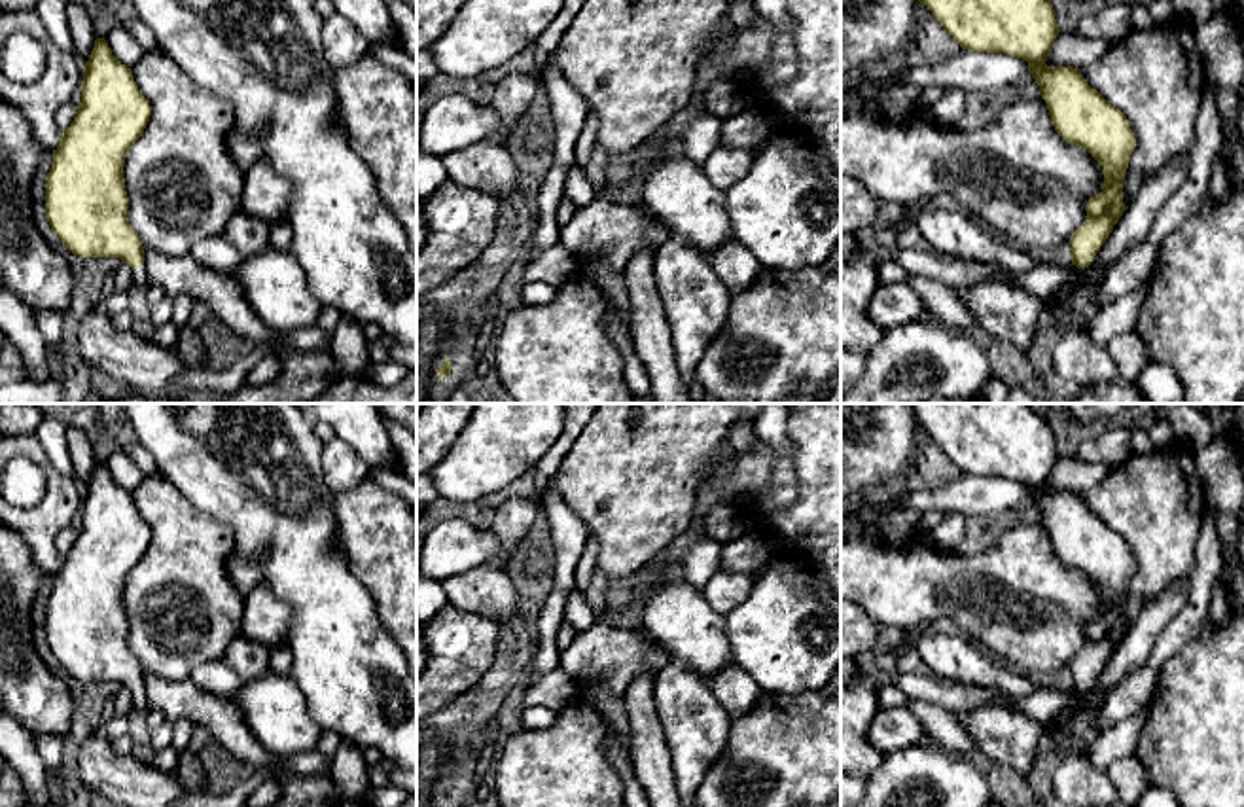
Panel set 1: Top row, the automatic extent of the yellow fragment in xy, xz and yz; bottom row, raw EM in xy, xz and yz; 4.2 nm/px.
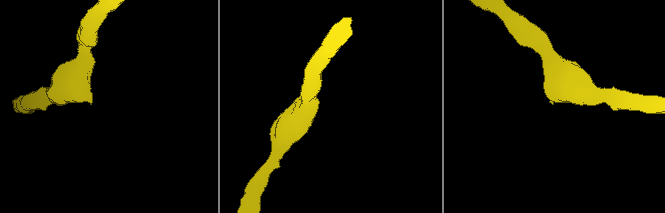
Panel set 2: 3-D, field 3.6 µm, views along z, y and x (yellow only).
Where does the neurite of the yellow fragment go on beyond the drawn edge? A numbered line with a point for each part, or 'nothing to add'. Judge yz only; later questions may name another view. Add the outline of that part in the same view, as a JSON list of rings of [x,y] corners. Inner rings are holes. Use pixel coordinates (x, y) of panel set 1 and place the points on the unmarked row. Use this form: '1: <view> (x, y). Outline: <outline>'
nothing to add

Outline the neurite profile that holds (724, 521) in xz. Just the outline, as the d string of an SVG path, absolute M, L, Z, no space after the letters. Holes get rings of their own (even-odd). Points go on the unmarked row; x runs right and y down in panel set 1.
M729 502L702 506L699 521L708 534L723 546L746 534L740 510Z

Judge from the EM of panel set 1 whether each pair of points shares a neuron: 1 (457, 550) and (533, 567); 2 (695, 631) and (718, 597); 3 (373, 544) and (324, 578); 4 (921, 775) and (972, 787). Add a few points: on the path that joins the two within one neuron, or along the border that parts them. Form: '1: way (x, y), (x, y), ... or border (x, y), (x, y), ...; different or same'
1: way (476, 550), (500, 550), (514, 557); same
2: border (701, 591), (724, 616); different
3: border (336, 520), (336, 544), (351, 573), (373, 599); different
4: way (934, 785), (959, 787); same

